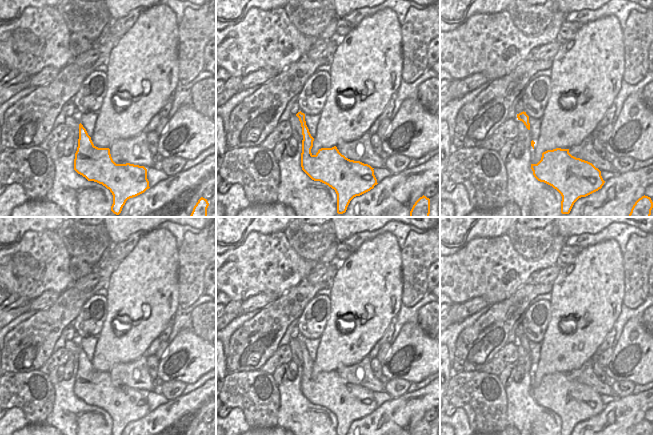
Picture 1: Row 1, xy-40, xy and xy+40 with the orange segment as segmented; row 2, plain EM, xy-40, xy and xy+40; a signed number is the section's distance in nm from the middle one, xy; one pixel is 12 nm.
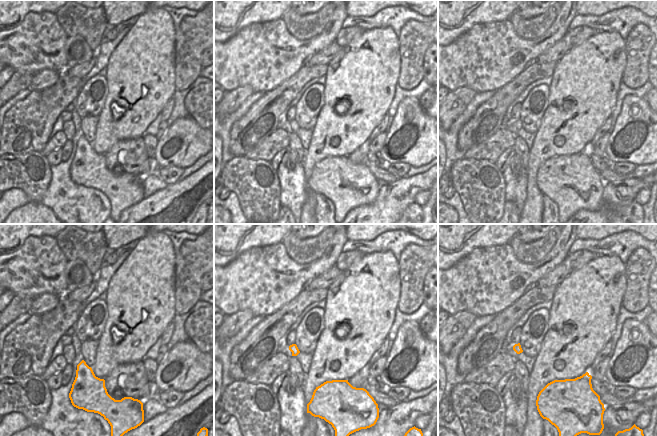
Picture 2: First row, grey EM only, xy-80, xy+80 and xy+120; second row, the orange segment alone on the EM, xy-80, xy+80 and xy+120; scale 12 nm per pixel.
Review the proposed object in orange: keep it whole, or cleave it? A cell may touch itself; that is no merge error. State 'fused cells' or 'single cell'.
single cell

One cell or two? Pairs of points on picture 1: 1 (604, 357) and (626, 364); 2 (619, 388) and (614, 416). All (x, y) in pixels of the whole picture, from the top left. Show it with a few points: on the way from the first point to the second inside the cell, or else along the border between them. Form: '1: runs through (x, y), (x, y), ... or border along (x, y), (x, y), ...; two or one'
1: border along (614, 348), (610, 361), (604, 367); two
2: border along (632, 392), (621, 397); two

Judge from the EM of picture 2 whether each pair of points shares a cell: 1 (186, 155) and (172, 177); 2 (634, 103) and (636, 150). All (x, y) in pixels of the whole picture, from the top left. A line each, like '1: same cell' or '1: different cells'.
1: different cells
2: same cell

